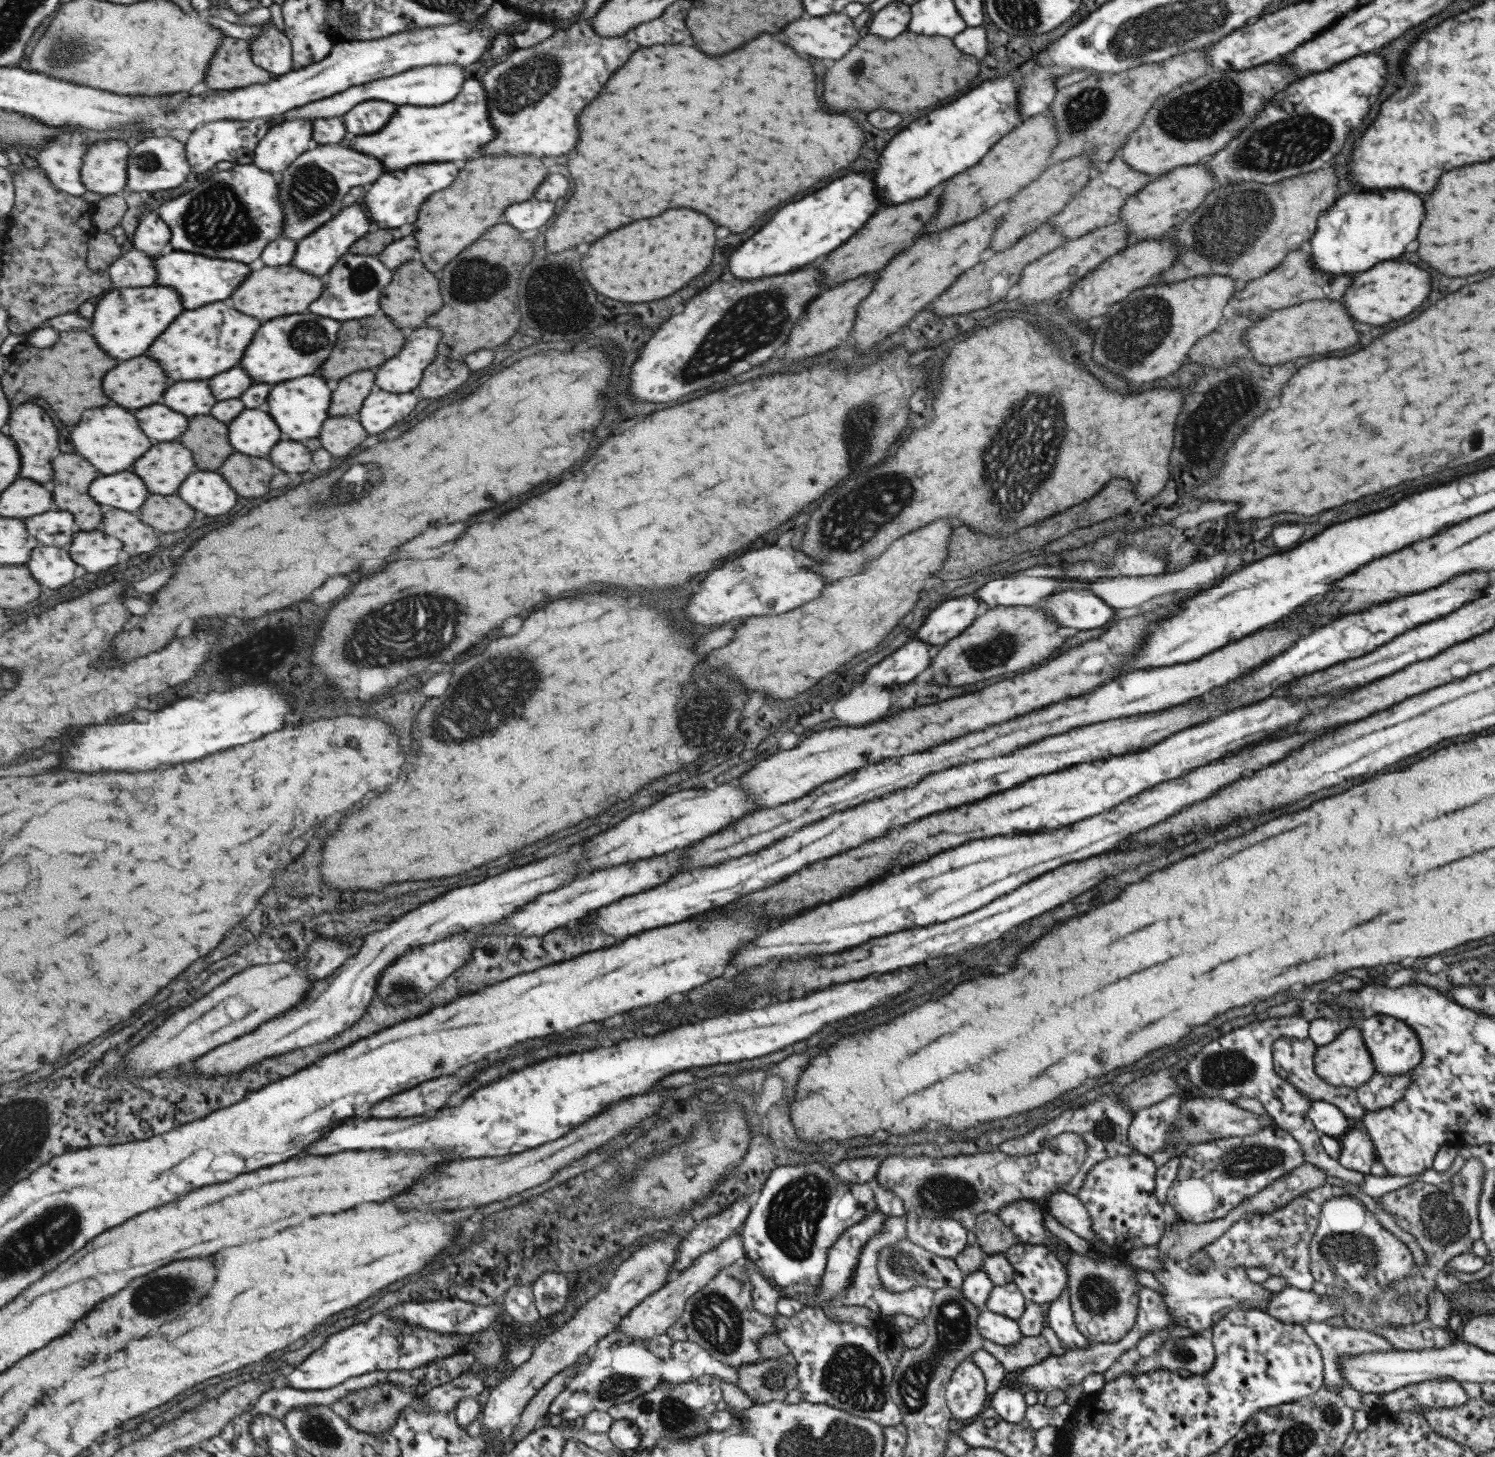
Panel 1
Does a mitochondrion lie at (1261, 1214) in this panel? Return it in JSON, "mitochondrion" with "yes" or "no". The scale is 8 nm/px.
{"mitochondrion":"no"}

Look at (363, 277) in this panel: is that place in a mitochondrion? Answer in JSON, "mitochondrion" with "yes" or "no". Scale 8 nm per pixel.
{"mitochondrion":"yes"}

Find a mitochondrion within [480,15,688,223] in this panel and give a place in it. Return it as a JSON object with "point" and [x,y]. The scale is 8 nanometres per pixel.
{"point":[522,86]}

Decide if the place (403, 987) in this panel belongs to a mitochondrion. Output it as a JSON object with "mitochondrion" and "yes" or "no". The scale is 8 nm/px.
{"mitochondrion":"yes"}

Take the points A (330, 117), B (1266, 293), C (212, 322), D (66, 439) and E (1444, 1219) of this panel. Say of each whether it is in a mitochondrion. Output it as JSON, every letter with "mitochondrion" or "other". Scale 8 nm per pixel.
{"A":"other","B":"other","C":"other","D":"other","E":"mitochondrion"}

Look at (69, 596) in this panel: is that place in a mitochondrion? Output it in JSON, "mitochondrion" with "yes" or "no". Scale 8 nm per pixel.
{"mitochondrion":"no"}

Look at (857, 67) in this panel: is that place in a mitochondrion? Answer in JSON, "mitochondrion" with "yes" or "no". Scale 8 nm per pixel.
{"mitochondrion":"yes"}

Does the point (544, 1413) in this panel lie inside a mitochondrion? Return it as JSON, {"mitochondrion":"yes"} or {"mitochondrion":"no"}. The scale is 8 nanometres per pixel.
{"mitochondrion":"no"}

